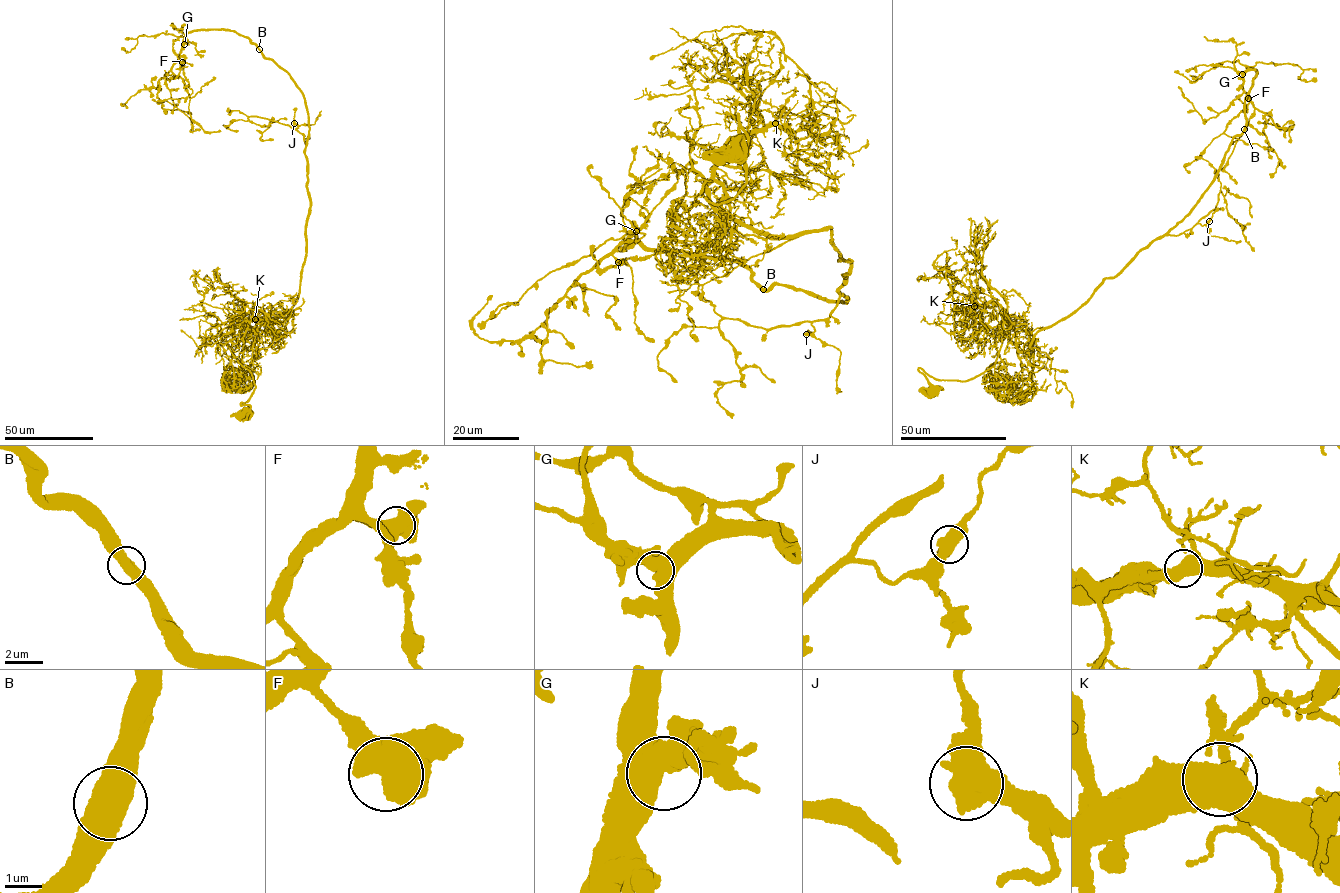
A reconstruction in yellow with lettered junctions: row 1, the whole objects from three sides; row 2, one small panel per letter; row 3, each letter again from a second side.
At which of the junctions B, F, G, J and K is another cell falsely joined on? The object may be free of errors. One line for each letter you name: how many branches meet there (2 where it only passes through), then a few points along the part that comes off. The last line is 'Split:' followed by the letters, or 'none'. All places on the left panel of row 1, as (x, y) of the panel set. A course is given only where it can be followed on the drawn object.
Split: none

